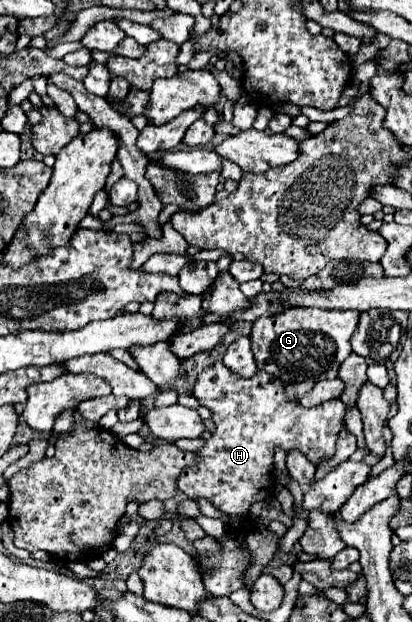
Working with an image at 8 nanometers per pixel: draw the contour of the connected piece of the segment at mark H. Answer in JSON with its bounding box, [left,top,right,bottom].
[177,360,345,596]

